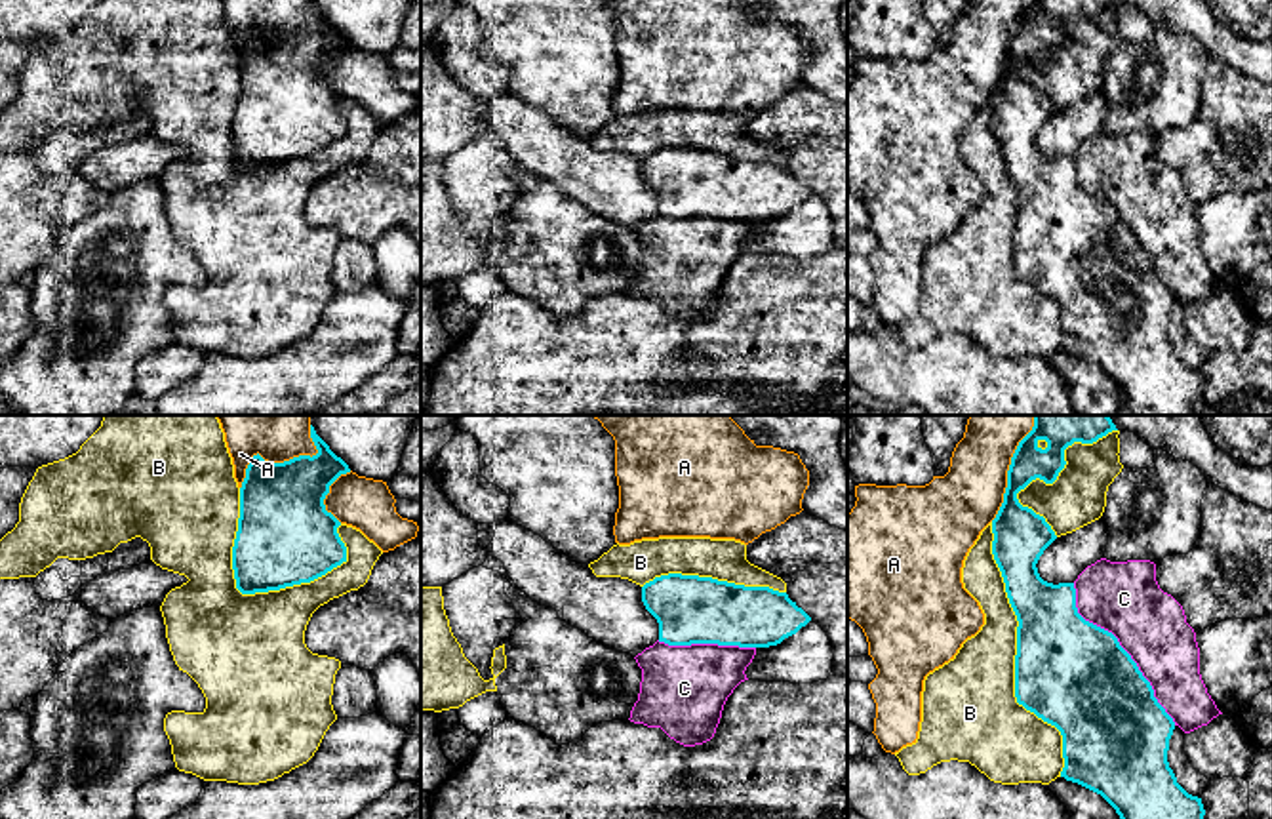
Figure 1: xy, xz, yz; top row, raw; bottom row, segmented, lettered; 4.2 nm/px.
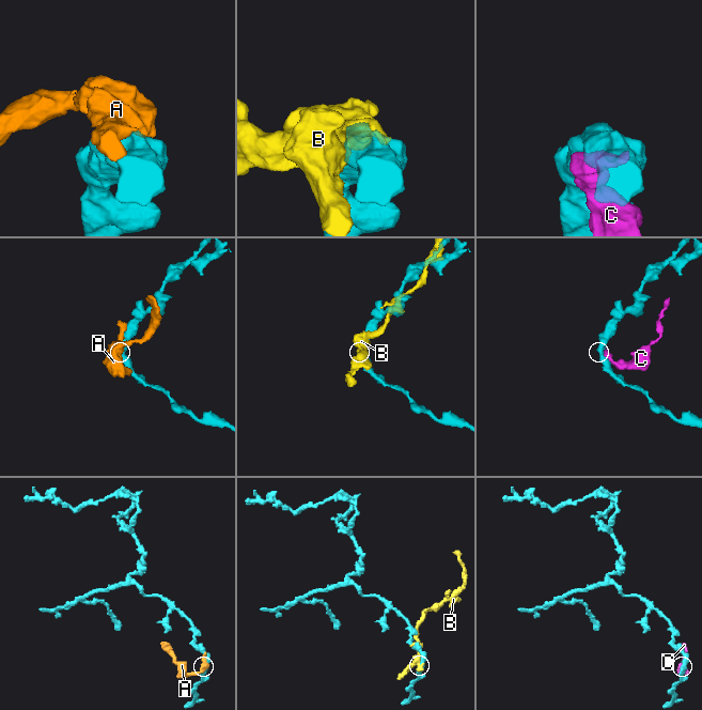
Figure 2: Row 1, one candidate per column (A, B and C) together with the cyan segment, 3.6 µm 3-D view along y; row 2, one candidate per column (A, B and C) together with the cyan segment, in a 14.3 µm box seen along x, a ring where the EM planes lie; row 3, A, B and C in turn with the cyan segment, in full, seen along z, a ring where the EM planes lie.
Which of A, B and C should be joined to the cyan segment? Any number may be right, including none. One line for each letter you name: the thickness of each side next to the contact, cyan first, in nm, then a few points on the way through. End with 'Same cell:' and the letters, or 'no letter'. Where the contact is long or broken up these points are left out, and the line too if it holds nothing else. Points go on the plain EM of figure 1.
Same cell: no letter

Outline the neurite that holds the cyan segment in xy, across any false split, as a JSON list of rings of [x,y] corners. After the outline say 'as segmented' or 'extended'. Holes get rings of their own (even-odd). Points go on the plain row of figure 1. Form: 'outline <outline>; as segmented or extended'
outline [[[310,0],[316,29],[299,29],[284,36],[268,36],[259,27],[251,30],[240,61],[240,91],[232,120],[236,162],[242,168],[280,164],[310,156],[347,135],[347,120],[337,101],[341,95],[326,84],[329,59],[350,46],[329,19]]]; as segmented

